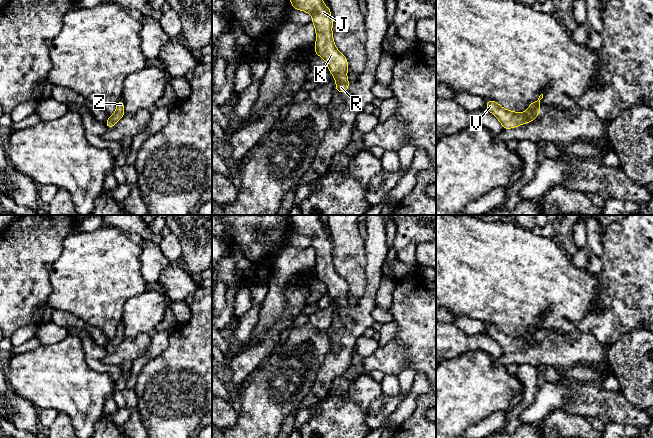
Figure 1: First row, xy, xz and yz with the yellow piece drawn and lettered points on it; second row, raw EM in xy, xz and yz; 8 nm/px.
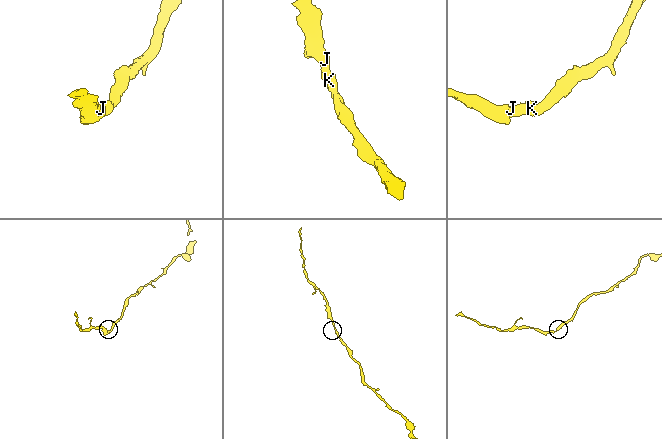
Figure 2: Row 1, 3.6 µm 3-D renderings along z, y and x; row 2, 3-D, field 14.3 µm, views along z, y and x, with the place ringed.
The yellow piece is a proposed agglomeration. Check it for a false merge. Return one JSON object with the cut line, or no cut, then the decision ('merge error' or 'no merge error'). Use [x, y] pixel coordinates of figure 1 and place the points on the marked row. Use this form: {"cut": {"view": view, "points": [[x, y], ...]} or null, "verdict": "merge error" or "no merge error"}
{"cut": null, "verdict": "no merge error"}

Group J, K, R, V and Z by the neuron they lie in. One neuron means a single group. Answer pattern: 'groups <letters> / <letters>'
groups J K R V Z

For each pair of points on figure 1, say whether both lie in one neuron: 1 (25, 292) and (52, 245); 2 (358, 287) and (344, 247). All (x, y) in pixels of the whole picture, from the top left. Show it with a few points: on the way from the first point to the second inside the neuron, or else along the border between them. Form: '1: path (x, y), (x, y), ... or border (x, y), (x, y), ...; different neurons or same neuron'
1: path (25, 280), (25, 272), (40, 257); same neuron
2: path (355, 277), (353, 272), (342, 261), (343, 257); same neuron

